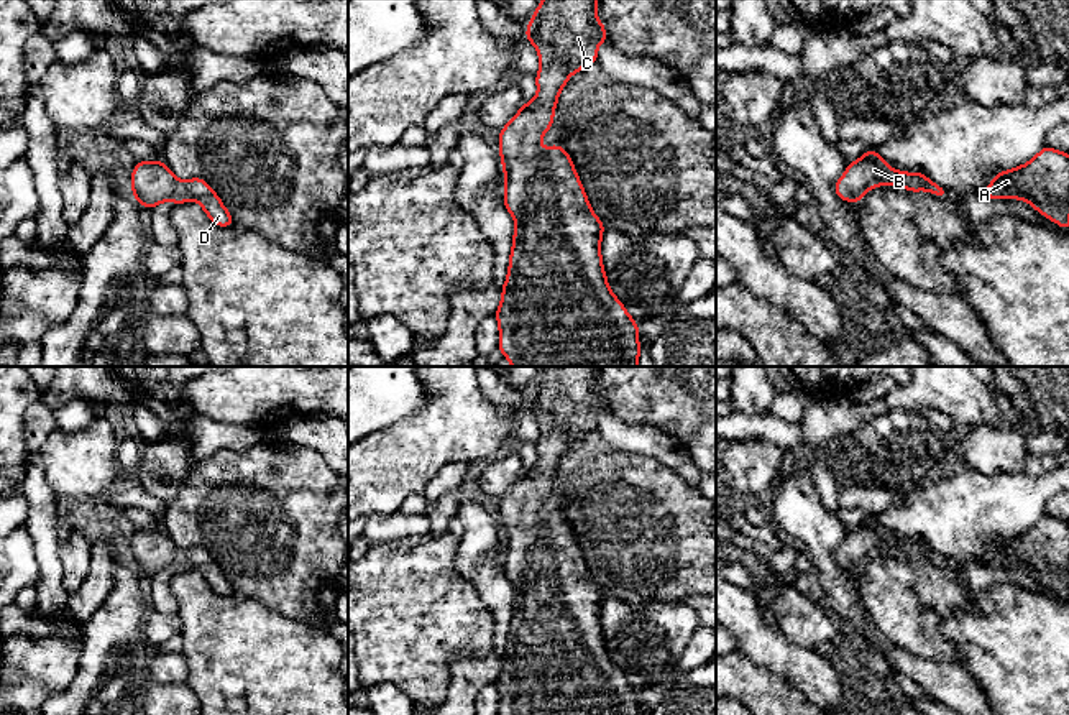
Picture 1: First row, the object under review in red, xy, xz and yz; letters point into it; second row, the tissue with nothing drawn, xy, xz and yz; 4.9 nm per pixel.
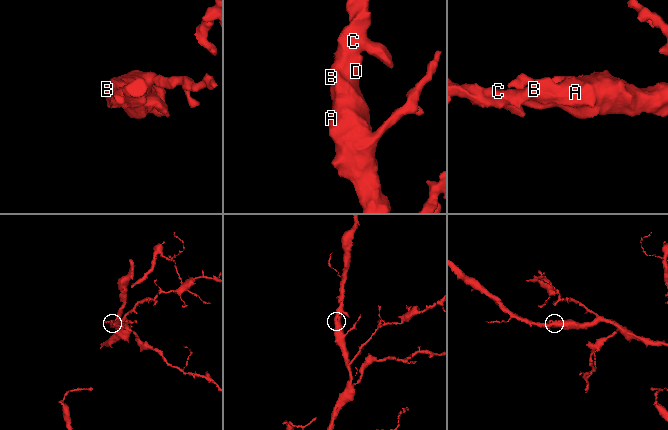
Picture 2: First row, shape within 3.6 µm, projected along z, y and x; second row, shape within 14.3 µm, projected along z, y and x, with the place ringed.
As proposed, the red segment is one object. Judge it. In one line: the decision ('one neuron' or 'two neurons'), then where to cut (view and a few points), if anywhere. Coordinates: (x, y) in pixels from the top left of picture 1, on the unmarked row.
one neuron | no cut

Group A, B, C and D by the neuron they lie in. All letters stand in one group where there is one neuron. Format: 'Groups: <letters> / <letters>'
Groups: A B C D

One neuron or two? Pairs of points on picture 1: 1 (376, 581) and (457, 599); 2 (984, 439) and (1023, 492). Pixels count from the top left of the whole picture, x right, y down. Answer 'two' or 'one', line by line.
1: one
2: two

